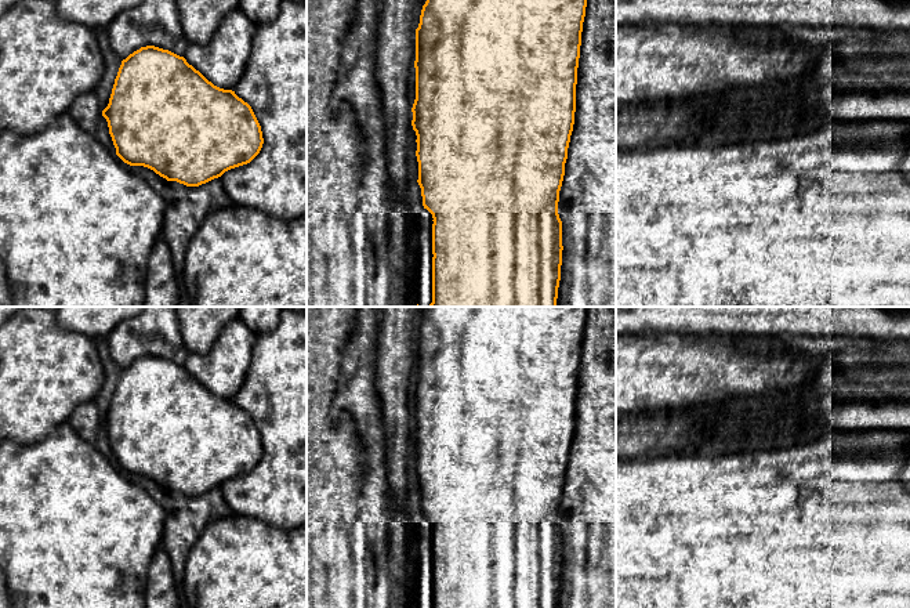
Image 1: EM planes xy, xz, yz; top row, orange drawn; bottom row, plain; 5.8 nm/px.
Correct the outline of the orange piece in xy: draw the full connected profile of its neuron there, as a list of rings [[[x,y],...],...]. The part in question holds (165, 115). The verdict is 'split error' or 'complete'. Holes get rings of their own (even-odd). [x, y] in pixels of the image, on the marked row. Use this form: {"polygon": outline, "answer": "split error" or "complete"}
{"polygon": [[[155,46],[141,47],[122,61],[102,116],[124,163],[148,167],[186,187],[199,187],[250,163],[264,144],[247,102],[235,91],[214,86],[184,57]]], "answer": "complete"}

